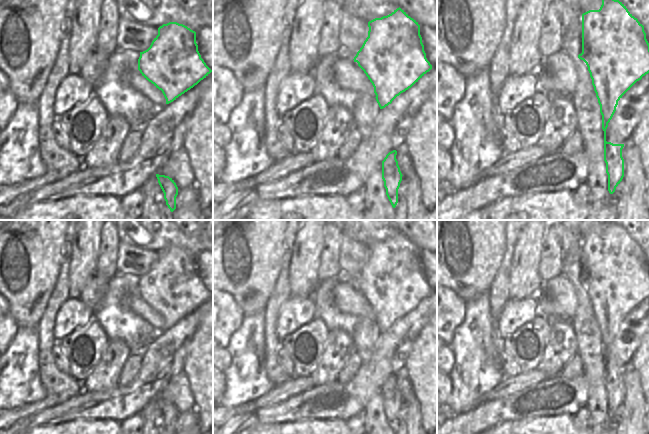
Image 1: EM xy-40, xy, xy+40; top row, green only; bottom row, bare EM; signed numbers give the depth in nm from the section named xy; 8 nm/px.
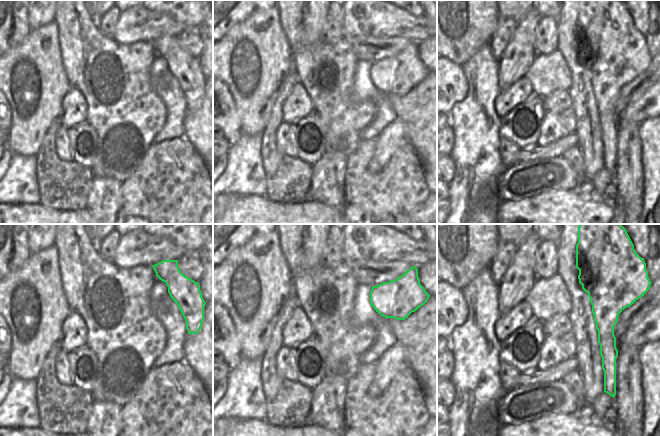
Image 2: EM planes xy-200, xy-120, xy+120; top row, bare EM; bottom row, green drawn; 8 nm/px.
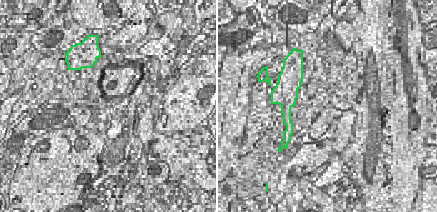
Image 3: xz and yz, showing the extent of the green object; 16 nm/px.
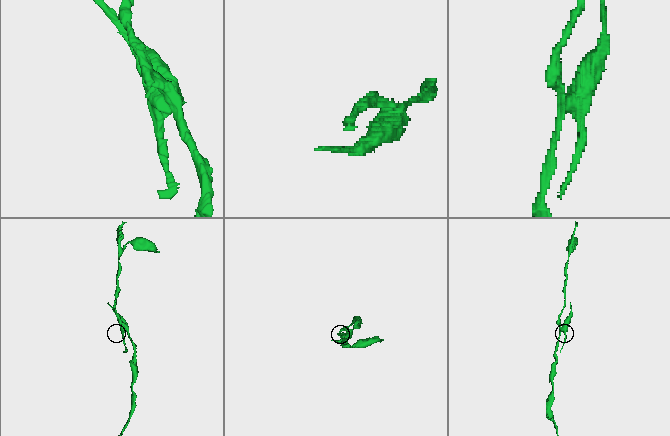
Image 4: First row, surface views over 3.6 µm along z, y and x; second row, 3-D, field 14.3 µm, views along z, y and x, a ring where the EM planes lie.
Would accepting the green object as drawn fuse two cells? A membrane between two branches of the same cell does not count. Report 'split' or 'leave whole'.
split

